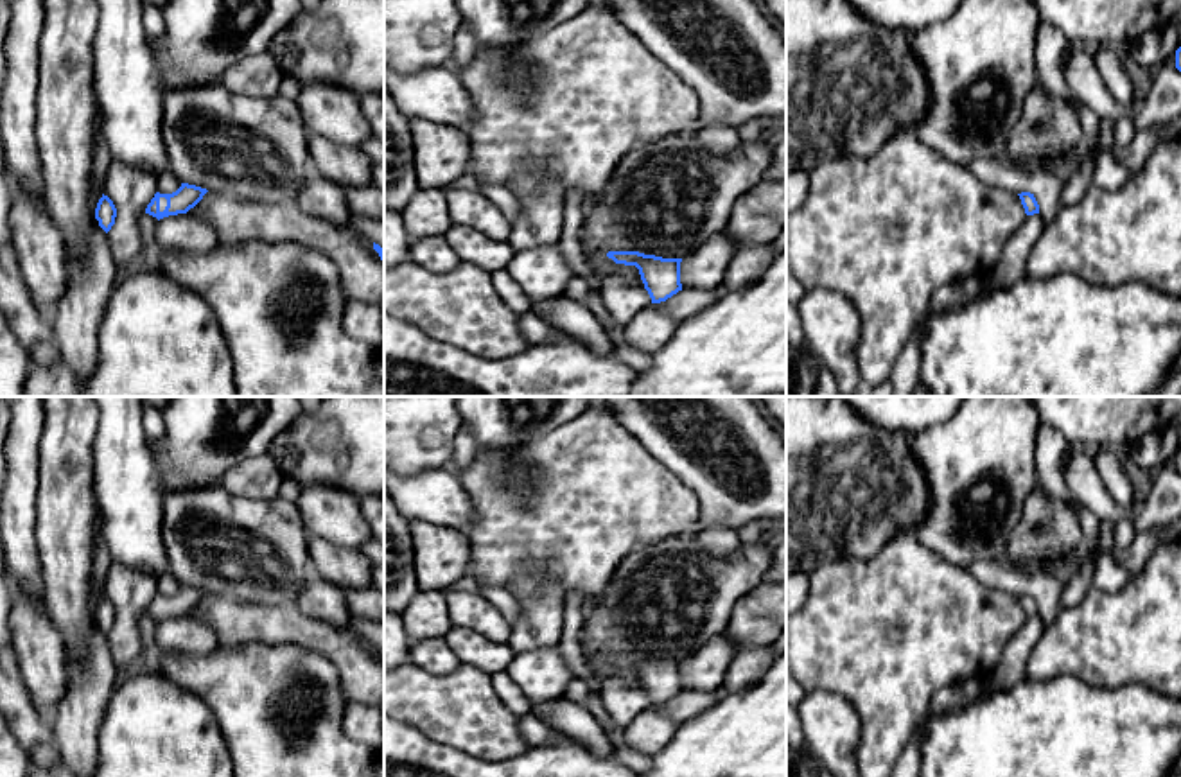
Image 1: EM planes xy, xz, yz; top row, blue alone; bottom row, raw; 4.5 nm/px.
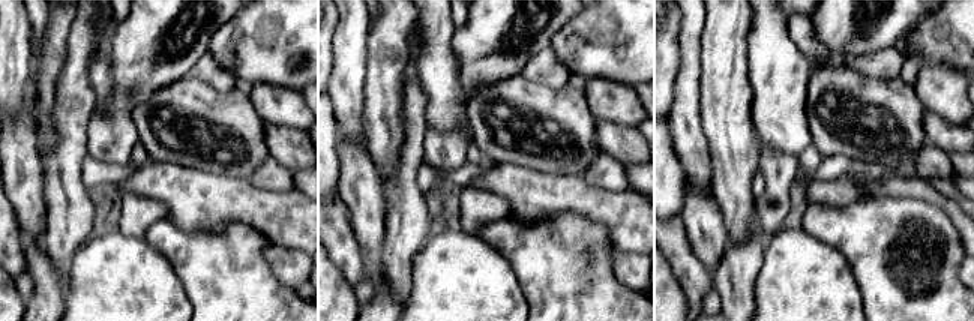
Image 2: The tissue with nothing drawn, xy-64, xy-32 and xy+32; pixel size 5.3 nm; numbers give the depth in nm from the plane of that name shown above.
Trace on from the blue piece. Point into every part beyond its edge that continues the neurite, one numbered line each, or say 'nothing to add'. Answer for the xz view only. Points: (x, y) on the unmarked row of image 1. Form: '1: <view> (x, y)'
nothing to add

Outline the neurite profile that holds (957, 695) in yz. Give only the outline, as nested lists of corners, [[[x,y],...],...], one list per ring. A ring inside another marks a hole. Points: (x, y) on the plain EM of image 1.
[[[969,677],[939,689],[932,698],[930,712],[949,712],[971,703],[980,696],[984,682],[982,678]]]

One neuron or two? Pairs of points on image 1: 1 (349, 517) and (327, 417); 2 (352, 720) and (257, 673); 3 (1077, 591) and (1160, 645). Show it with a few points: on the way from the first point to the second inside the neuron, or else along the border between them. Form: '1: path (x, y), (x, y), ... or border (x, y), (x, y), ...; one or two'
1: border (302, 485), (334, 485), (356, 496), (365, 496); two
2: border (349, 700), (341, 729), (365, 745); two
3: border (1093, 585), (1077, 603), (1059, 612); two

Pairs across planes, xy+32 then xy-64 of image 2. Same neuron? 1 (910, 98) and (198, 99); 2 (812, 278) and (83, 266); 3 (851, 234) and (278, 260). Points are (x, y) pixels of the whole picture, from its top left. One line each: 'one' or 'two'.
1: one
2: one
3: two

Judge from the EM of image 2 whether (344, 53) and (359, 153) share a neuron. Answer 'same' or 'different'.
same

